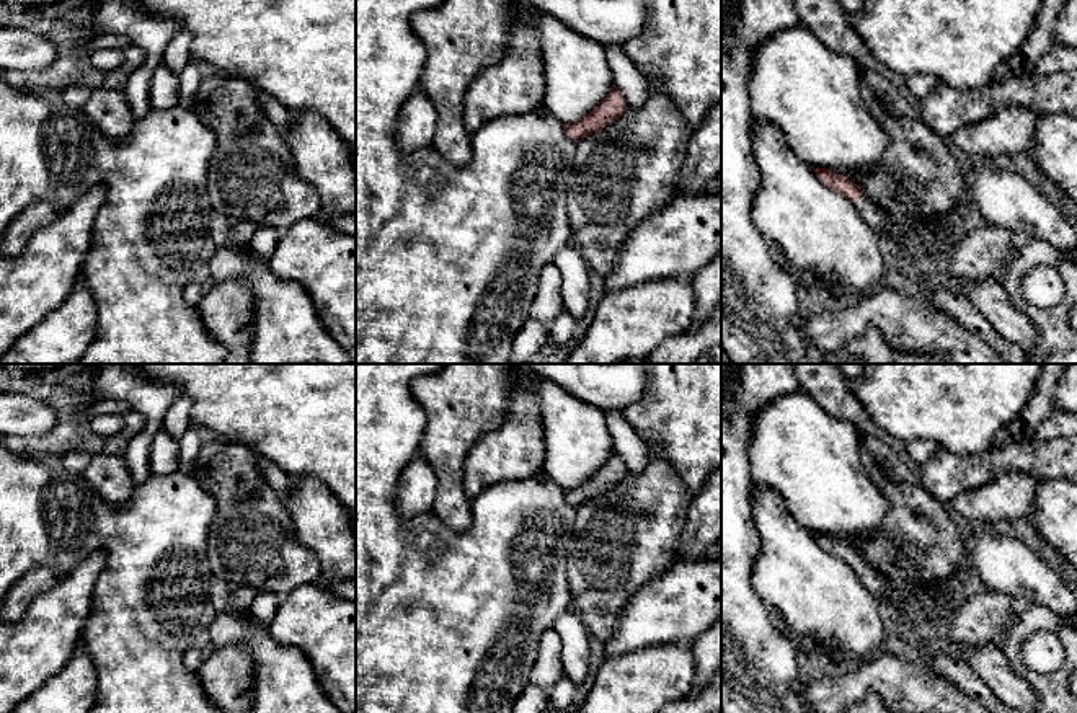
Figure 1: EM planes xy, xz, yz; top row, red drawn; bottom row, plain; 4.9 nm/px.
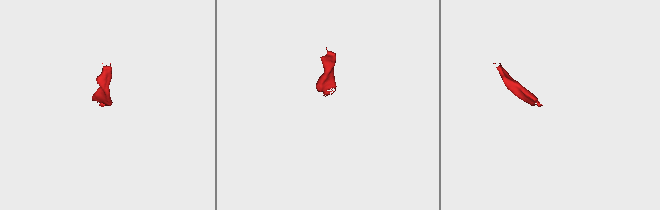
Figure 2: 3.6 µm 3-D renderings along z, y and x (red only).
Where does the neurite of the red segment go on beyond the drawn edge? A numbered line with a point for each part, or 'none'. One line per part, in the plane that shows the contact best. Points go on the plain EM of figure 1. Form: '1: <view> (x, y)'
1: yz (865, 573)

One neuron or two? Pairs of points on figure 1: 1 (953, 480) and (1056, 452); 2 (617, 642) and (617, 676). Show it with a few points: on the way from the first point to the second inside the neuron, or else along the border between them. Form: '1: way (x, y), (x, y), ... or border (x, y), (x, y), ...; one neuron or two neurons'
1: way (979, 469), (996, 460), (1030, 457); one neuron
2: border (655, 645), (606, 658); two neurons

